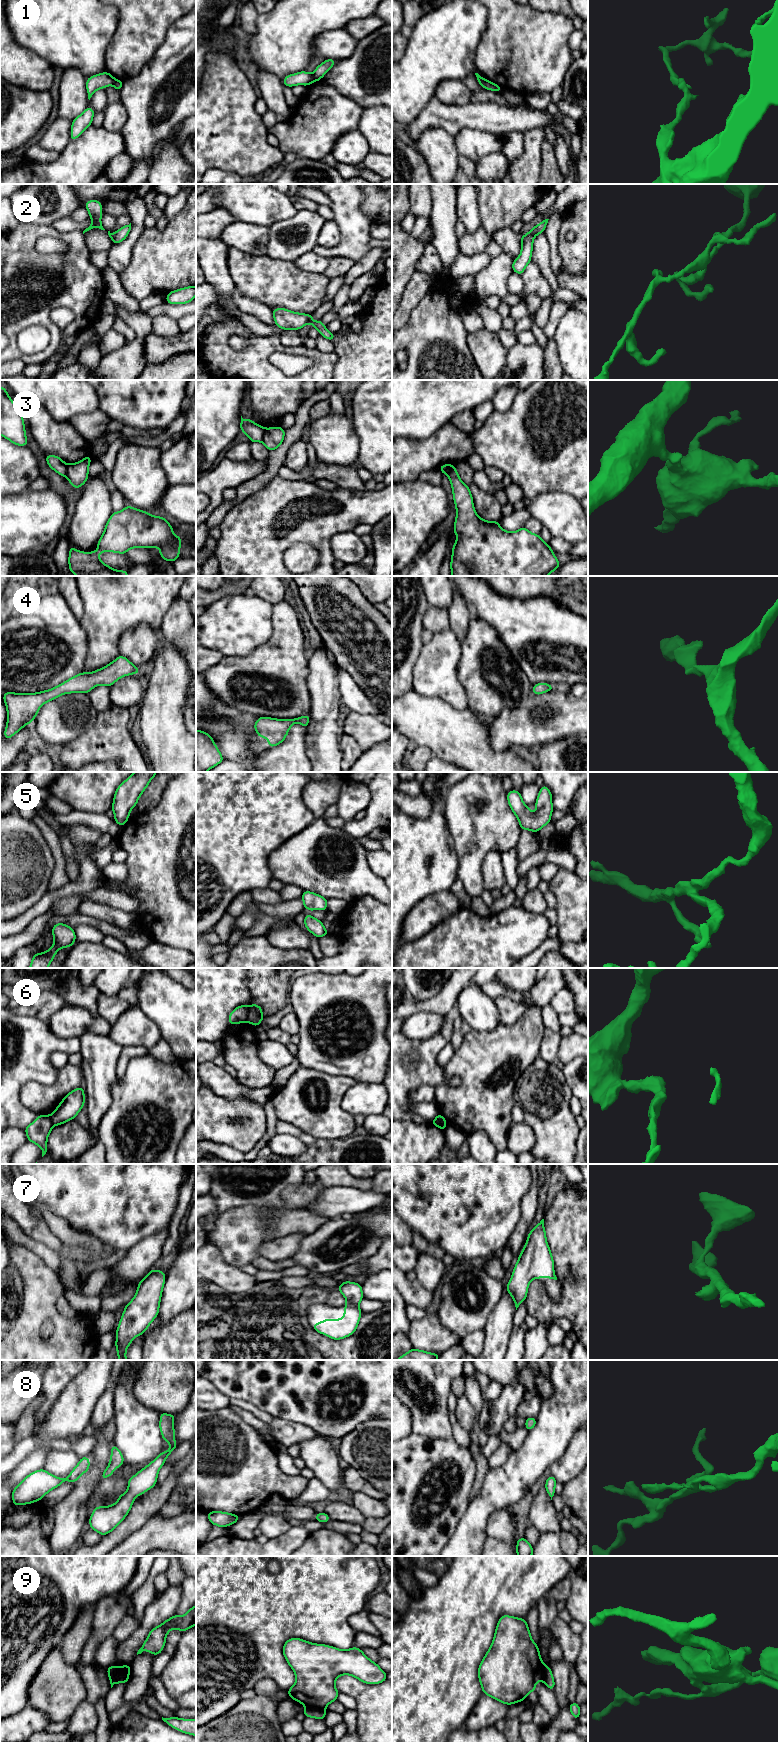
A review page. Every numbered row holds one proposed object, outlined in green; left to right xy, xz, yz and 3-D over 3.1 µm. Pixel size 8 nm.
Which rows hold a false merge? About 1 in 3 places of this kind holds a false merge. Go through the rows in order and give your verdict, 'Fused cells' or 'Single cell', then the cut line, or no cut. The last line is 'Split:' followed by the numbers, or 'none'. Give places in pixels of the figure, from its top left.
1: Fused cells. Split along xz (310, 75), (311, 82)
2: Single cell. No split
3: Fused cells. Split along xy (67, 464), (67, 470), (64, 475)
4: Single cell. No split
5: Single cell. No split
6: Fused cells. Split along yz (433, 1120), (446, 1125)
7: Single cell. No split
8: Single cell. No split
9: Fused cells. Split along xz (306, 1707), (324, 1710)
Split: 1, 3, 6, 9

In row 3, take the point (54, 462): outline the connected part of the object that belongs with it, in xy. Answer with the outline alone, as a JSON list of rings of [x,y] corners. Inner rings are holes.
[[[45,455],[48,466],[57,472],[60,476],[65,476],[67,472],[67,464],[56,455]]]

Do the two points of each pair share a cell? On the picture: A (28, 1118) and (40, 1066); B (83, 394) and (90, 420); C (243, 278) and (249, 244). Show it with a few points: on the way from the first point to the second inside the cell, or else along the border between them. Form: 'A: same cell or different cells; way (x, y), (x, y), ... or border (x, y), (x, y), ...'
A: same cell; way (14, 1104), (14, 1086), (26, 1074)
B: different cells; border (98, 408), (90, 412), (74, 415), (68, 421)
C: different cells; border (229, 247), (253, 255), (265, 255)

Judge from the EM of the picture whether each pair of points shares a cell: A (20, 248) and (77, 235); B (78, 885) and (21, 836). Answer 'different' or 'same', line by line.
A: same
B: different

